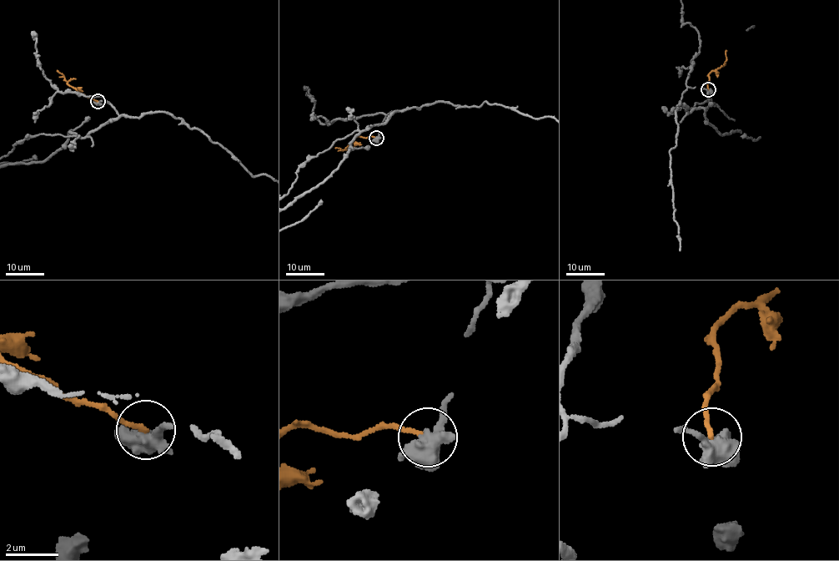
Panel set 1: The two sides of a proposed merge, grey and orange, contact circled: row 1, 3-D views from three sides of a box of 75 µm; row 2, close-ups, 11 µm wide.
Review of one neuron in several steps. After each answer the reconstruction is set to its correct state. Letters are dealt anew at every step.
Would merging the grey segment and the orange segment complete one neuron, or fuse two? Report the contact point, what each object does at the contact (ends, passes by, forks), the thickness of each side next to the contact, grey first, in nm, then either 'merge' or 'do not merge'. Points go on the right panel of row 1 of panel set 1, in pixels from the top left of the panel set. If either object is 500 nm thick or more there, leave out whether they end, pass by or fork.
place (708, 89); grey forks; orange ends; calibres 460 and 170 nm; do not merge

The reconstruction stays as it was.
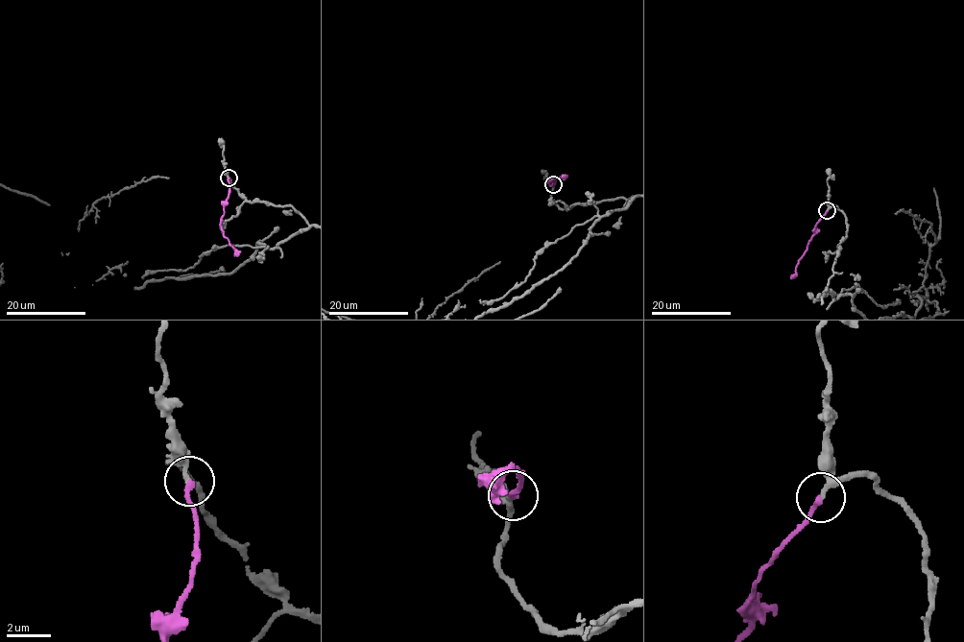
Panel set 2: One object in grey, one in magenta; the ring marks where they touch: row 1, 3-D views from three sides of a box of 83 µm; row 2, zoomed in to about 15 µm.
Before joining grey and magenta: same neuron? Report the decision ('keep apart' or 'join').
join

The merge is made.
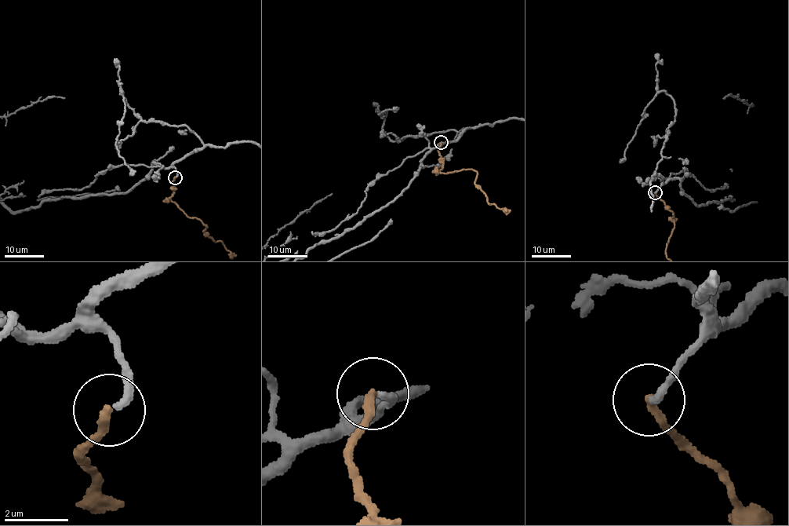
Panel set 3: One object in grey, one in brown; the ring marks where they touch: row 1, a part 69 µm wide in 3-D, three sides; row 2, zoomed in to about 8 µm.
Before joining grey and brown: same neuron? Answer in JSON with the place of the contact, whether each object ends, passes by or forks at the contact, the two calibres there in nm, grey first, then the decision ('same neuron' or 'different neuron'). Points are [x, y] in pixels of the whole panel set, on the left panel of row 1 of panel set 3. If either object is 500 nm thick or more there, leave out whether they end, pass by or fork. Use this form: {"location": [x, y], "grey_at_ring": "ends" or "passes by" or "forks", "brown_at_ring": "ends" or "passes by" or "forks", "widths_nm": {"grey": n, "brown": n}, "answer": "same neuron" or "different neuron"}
{"location": [175, 177], "grey_at_ring": "ends", "brown_at_ring": "ends", "widths_nm": {"grey": 240, "brown": 280}, "answer": "same neuron"}

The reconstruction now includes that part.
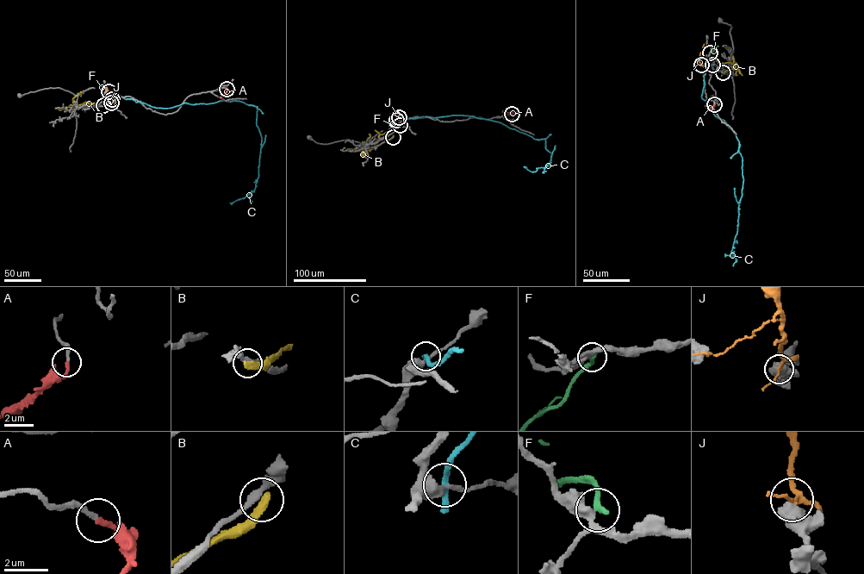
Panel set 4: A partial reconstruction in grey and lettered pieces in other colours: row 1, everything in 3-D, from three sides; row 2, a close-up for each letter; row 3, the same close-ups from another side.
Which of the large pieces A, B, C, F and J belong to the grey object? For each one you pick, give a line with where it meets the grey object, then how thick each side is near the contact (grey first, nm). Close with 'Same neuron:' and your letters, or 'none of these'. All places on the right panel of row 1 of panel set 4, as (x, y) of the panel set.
A: (714, 104) | 220/240 nm
Same neuron: A

